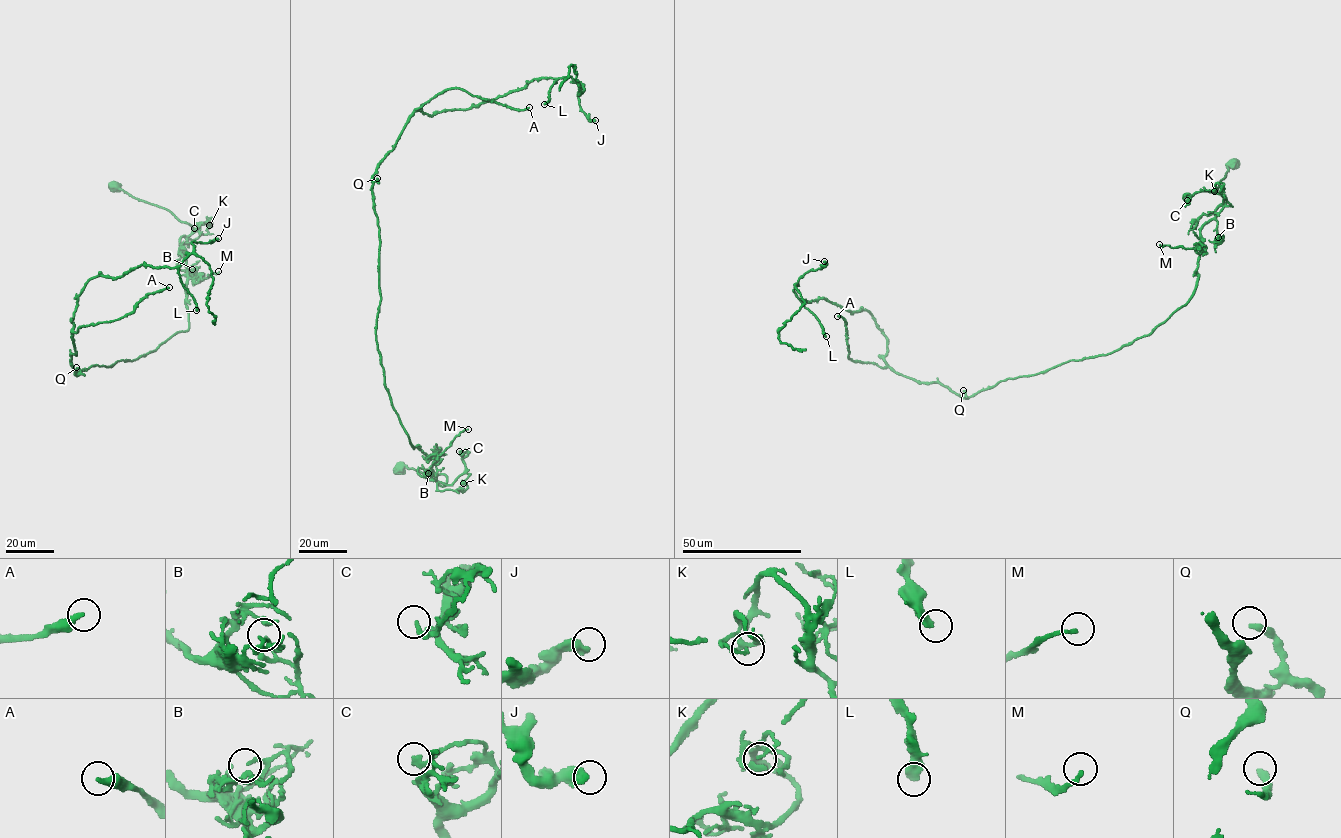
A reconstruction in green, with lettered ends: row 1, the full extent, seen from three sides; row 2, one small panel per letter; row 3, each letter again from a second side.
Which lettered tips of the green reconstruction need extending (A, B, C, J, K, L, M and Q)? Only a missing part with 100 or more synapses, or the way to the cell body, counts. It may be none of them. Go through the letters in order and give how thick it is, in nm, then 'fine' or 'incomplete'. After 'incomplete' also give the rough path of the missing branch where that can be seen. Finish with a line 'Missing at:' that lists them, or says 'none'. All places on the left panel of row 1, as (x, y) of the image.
A: 360 nm | incomplete | (169, 287), (188, 283), (198, 289), (215, 289), (224, 286), (232, 275), (228, 265), (227, 267)
B: 130 nm | fine
C: 160 nm | fine
J: 480 nm | fine
K: 140 nm | fine
L: 400 nm | fine
M: 180 nm | fine
Q: 280 nm | fine
Missing at: A

